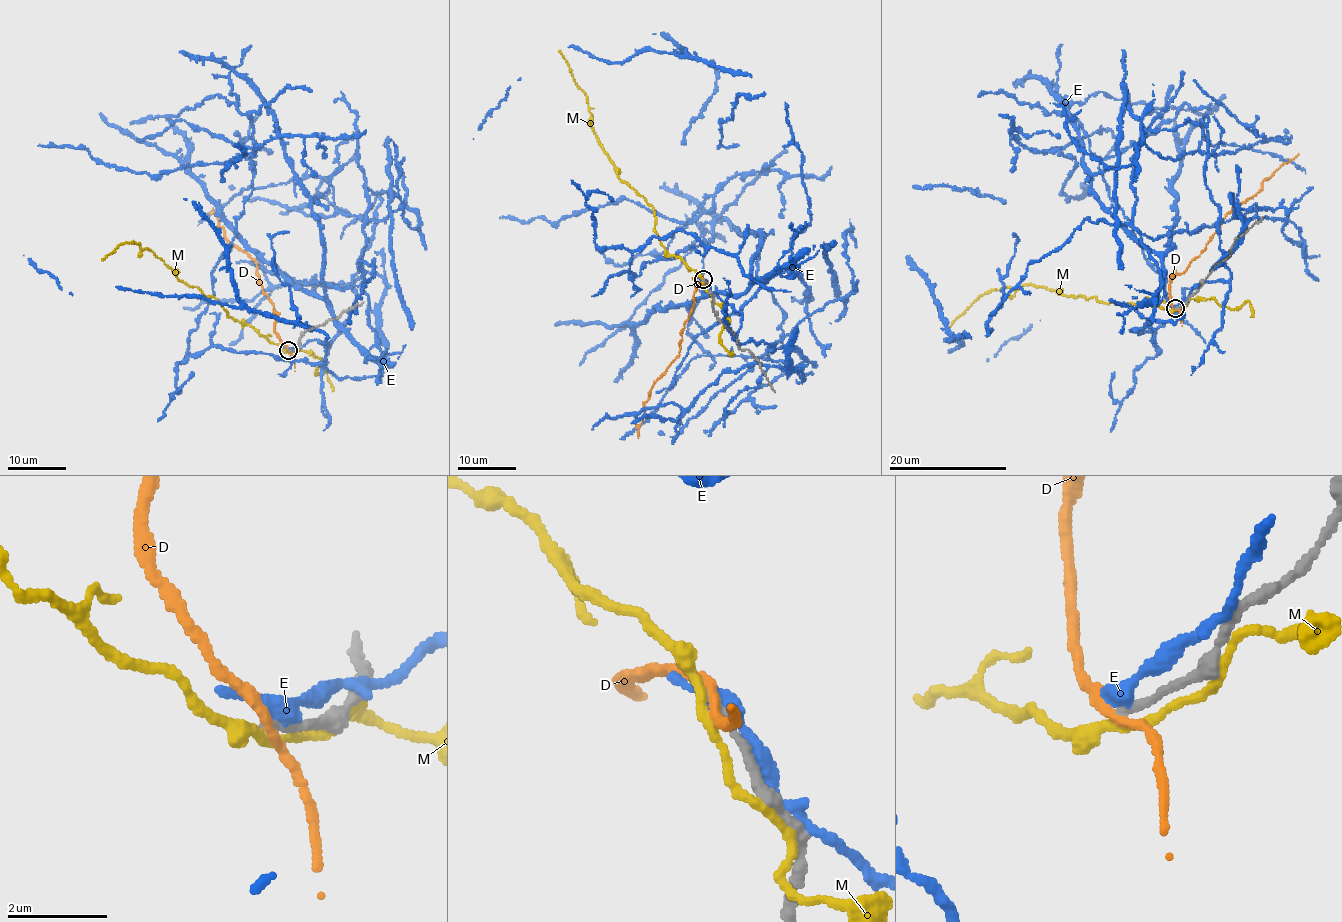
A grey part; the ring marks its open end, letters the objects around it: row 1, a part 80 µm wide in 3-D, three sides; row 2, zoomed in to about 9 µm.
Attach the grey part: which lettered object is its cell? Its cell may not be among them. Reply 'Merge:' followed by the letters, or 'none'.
Merge: none

